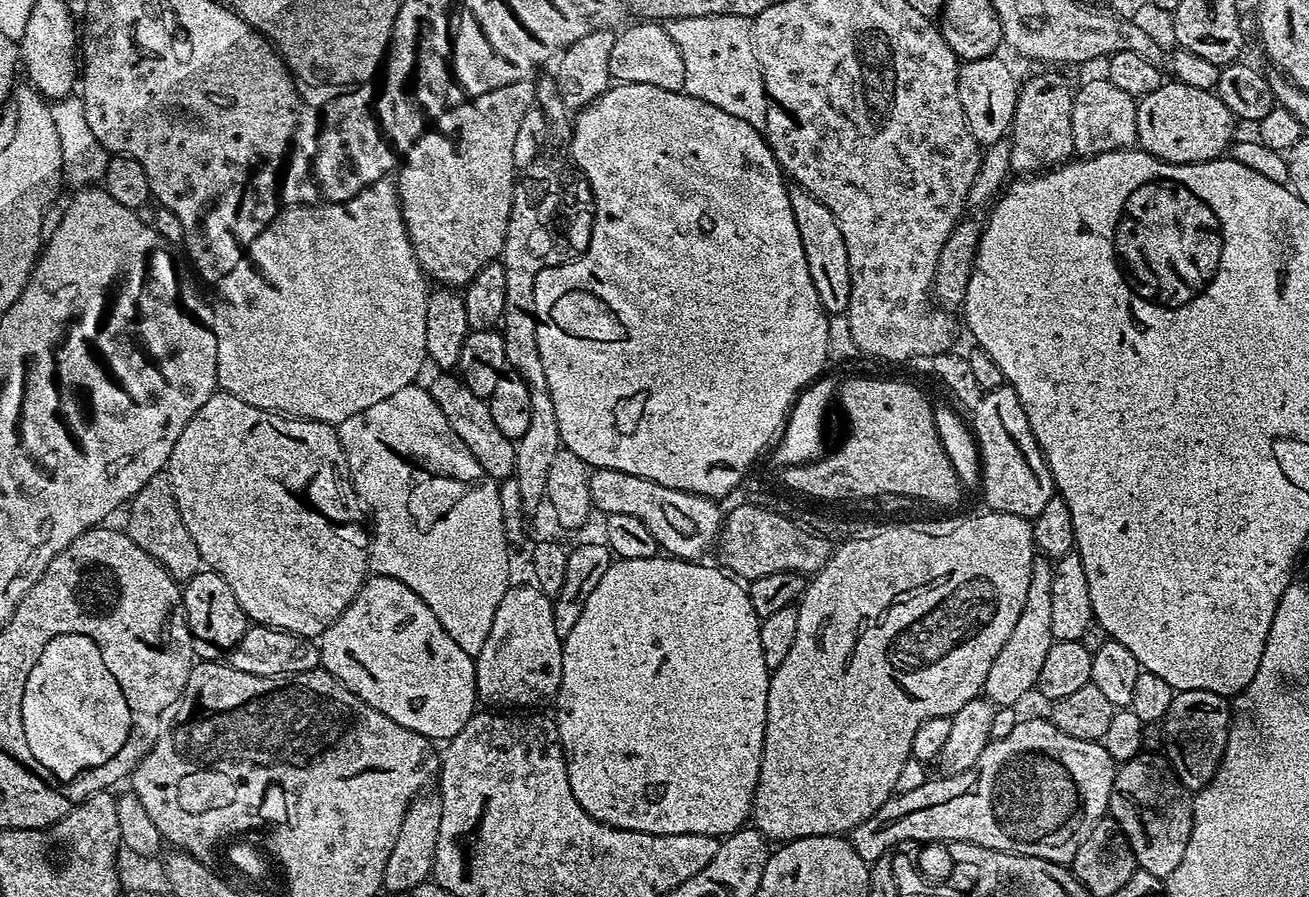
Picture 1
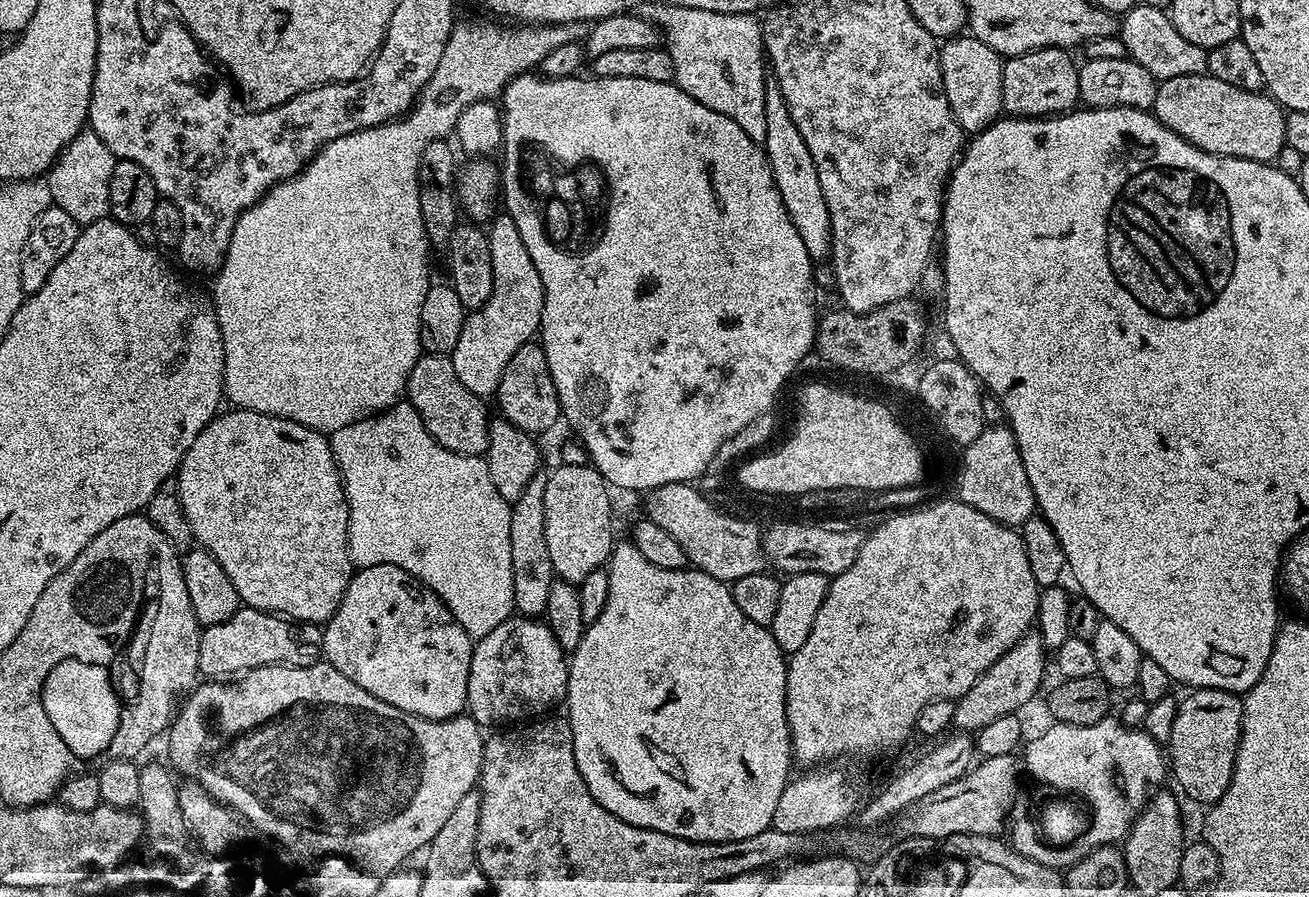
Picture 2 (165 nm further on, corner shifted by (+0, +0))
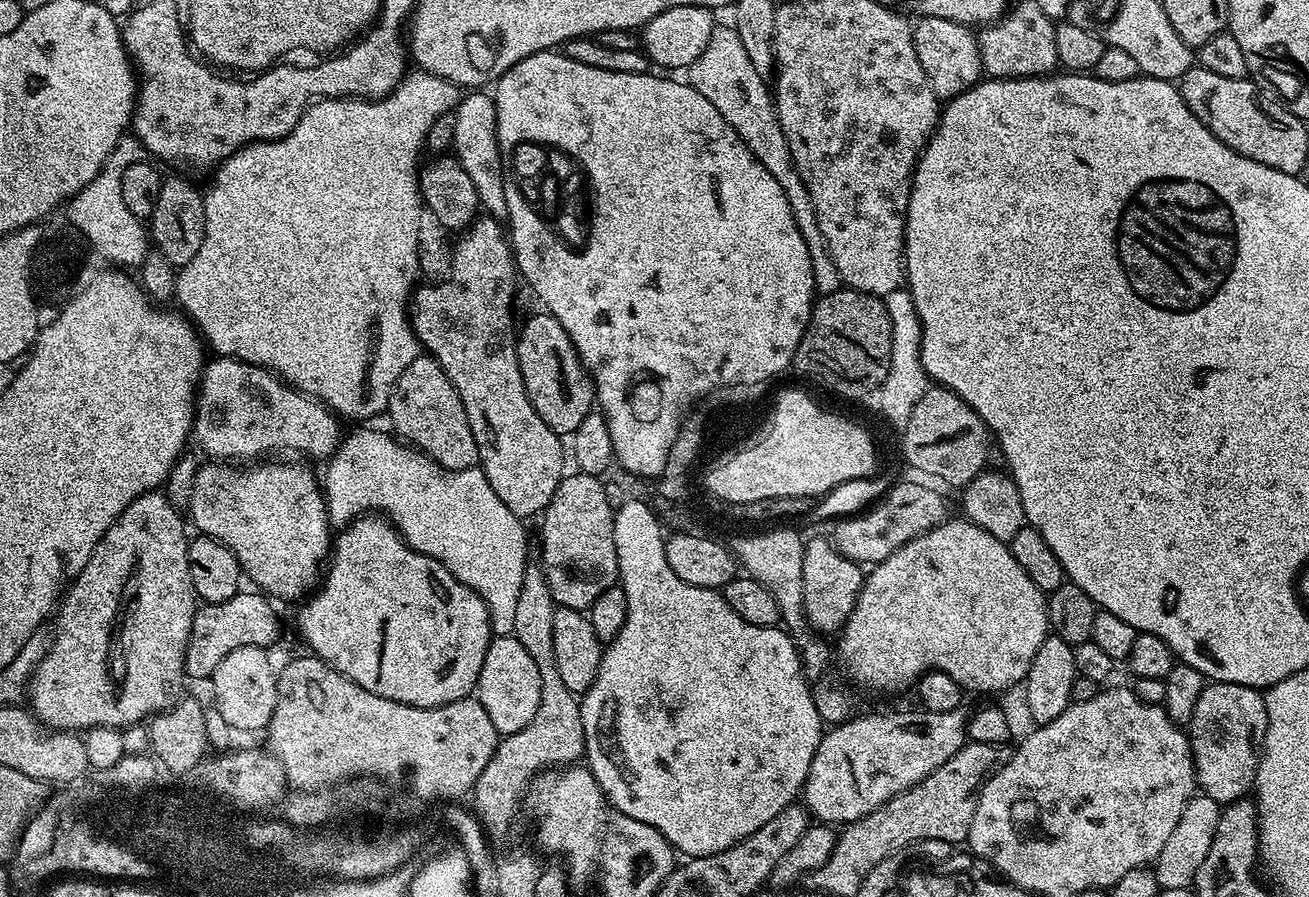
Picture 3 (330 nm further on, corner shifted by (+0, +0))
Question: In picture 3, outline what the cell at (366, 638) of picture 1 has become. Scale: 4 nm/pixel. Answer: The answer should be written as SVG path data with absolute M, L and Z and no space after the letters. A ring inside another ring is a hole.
M365 514L353 520L337 536L340 537L337 540L335 537L334 547L330 552L330 563L327 565L322 583L299 605L301 606L300 617L297 618L296 624L300 627L301 638L312 647L309 648L311 655L324 660L331 668L337 668L343 676L350 678L358 686L362 686L362 690L370 690L370 694L378 694L394 702L402 702L419 708L437 708L450 702L469 699L475 693L488 644L494 639L488 607L482 602L482 598L478 598L474 590L458 582L458 578L454 578L454 574L450 574L450 570L446 570L442 562L416 552L402 539L400 533L388 523L387 519L379 514Z

